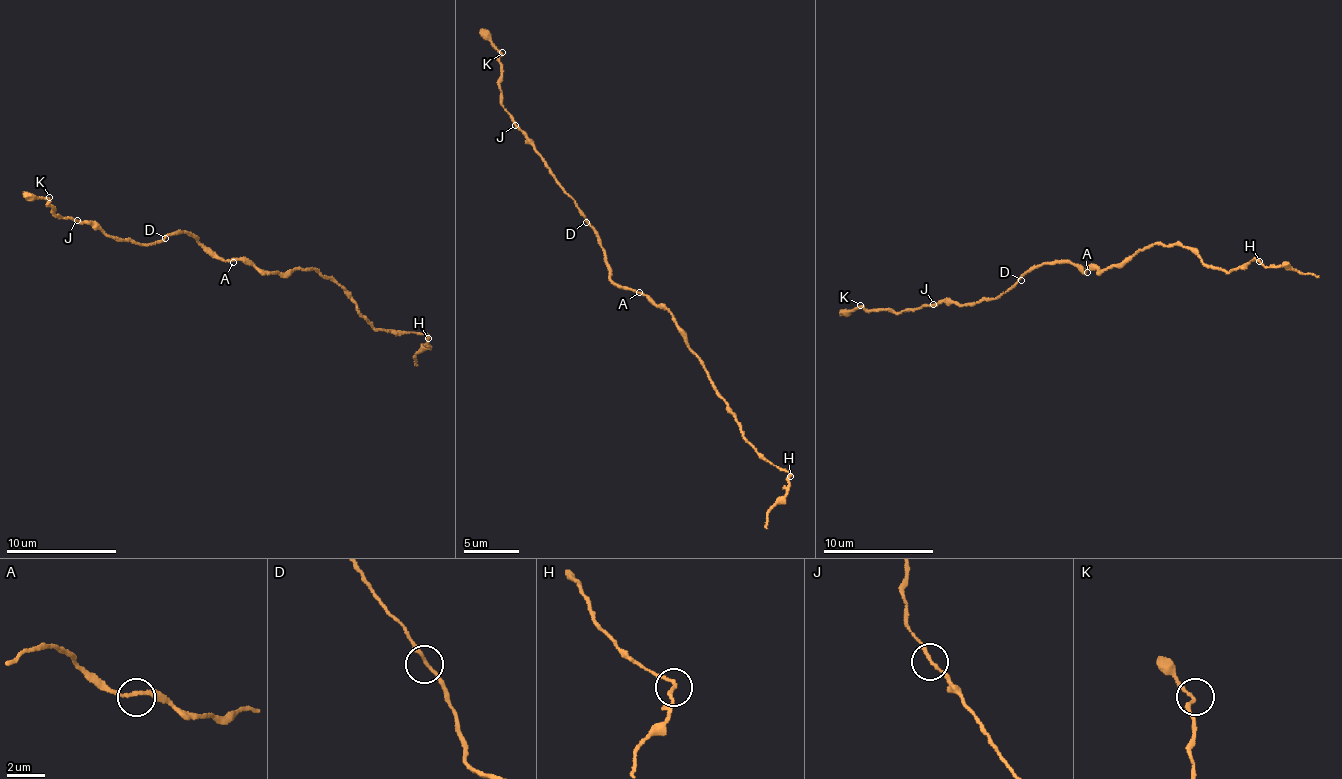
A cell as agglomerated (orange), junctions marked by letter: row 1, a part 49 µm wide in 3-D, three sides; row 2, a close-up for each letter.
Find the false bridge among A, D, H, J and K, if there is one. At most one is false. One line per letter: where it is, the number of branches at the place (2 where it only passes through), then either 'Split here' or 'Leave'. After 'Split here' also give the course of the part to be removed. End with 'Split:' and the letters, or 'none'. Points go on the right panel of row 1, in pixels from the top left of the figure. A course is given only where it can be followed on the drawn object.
A: Place: (1087, 272). Branches: 2. Leave
D: Place: (1021, 280). Branches: 2. Leave
H: Place: (1259, 261). Branches: 2. Split here. Course of the part to remove: (1259, 260), (1300, 274), (1319, 276)
J: Place: (933, 304). Branches: 2. Leave
K: Place: (860, 305). Branches: 2. Leave
Split: H

